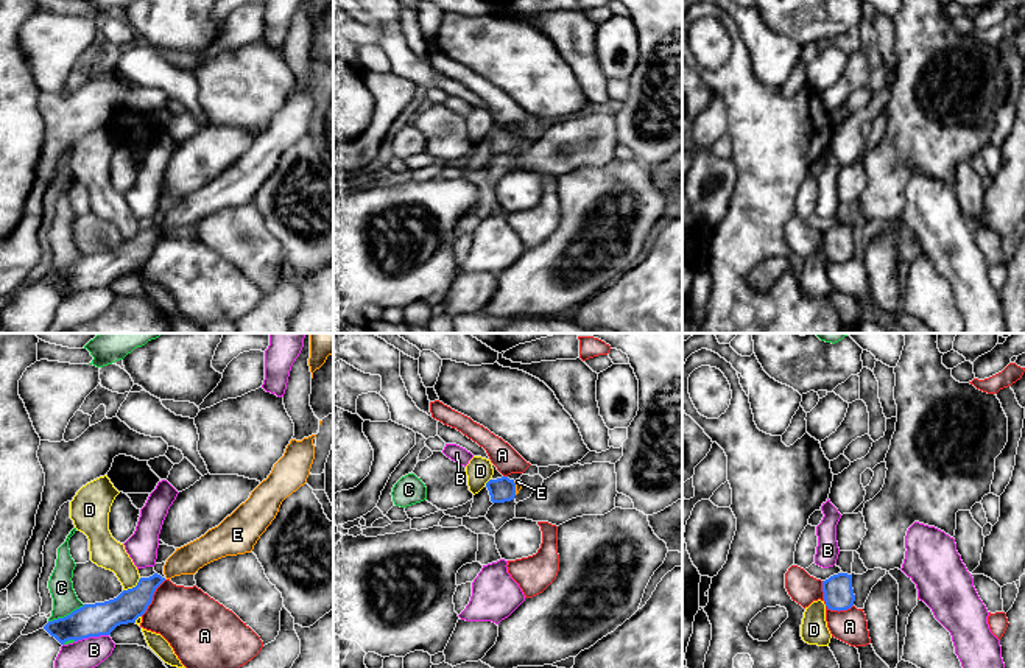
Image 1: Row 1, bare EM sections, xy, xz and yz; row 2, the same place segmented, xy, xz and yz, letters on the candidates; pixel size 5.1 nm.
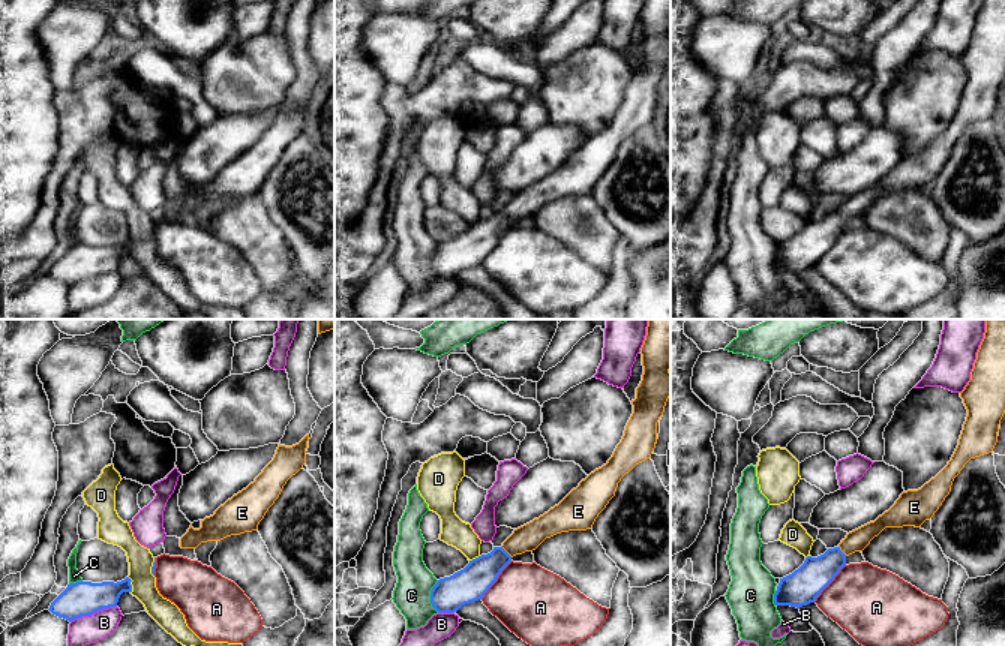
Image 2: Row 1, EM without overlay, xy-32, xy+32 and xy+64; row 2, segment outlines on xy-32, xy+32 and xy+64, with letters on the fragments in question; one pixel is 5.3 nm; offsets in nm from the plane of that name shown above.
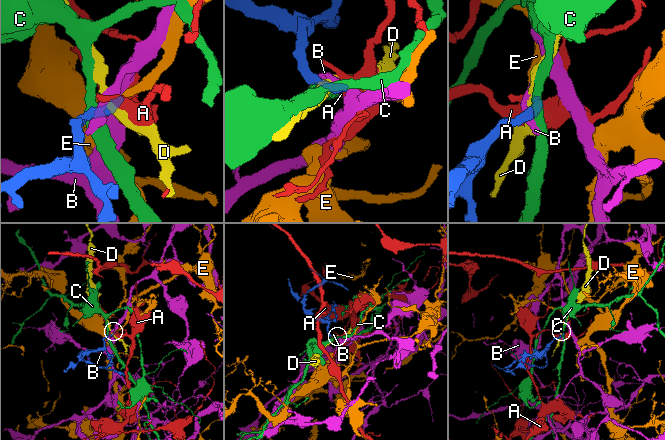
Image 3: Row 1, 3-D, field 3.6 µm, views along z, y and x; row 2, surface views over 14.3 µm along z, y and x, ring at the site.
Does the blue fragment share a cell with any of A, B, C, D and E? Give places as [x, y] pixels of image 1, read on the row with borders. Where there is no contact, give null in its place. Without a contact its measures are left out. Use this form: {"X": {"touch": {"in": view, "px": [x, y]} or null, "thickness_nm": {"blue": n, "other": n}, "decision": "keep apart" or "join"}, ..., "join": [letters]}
{"A": {"touch": {"in": "yz", "px": [827, 606]}, "thickness_nm": {"blue": 160, "other": 170}, "decision": "keep apart"}, "B": {"touch": {"in": "xy", "px": [91, 636]}, "thickness_nm": {"blue": 180, "other": 160}, "decision": "keep apart"}, "C": {"touch": {"in": "xy", "px": [67, 615]}, "thickness_nm": {"blue": 180, "other": 130}, "decision": "keep apart"}, "D": {"touch": {"in": "xy", "px": [133, 587]}, "thickness_nm": {"blue": 170, "other": 160}, "decision": "keep apart"}, "E": {"touch": {"in": "xz", "px": [514, 488]}, "thickness_nm": {"blue": 130, "other": 30}, "decision": "join"}, "join": ["E"]}

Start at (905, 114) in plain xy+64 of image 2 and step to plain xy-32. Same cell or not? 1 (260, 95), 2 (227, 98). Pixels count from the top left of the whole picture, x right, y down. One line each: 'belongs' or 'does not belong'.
1: belongs
2: belongs

